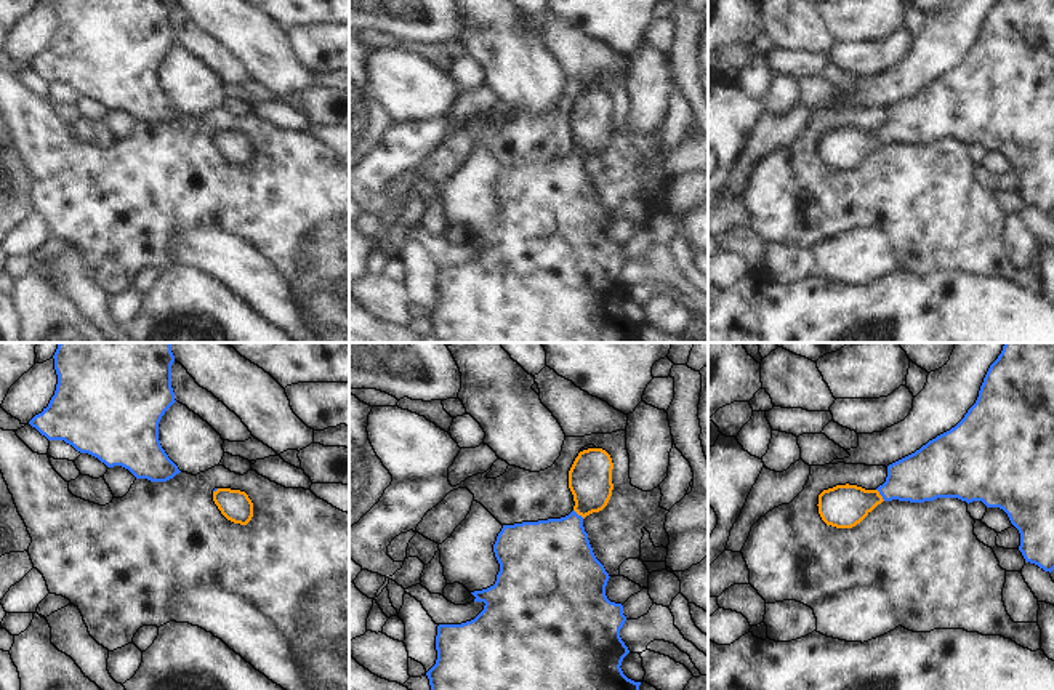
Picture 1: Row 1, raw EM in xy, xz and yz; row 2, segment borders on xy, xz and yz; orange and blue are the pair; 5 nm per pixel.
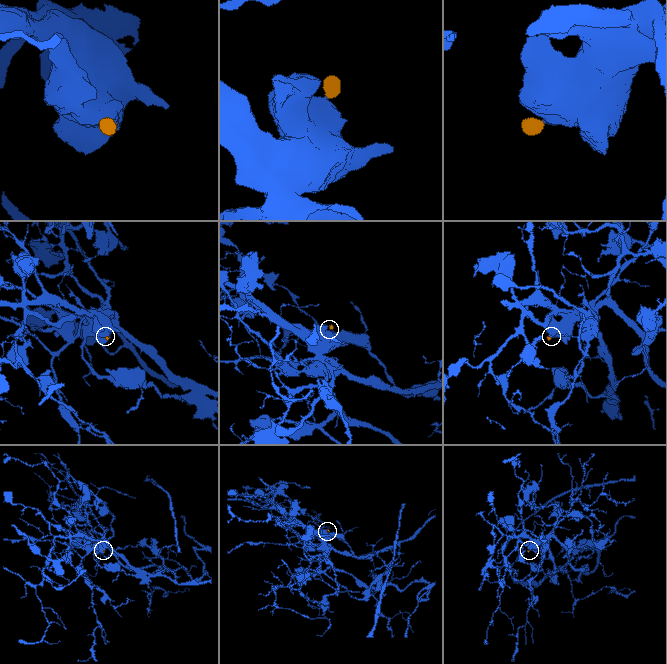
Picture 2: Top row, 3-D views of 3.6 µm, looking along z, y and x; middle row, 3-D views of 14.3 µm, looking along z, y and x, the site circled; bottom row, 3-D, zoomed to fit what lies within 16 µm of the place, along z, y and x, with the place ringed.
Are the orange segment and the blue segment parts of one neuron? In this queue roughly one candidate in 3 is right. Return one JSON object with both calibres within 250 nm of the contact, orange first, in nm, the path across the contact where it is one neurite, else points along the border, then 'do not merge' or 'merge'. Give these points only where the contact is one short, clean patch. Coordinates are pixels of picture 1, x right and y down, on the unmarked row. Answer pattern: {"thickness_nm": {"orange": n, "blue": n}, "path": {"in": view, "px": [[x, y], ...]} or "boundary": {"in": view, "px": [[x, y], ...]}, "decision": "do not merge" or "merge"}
{"thickness_nm": {"orange": 220, "blue": 260}, "path": {"in": "yz", "px": [[843, 148], [880, 136], [909, 120], [923, 117]]}, "decision": "merge"}

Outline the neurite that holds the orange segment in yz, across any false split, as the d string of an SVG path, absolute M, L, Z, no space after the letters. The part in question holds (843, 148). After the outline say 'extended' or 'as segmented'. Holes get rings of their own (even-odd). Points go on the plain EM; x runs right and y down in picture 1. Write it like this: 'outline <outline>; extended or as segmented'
outline M996 0L980 27L976 45L950 72L929 82L915 94L887 107L887 118L876 131L857 126L836 126L819 136L819 155L827 166L852 170L883 142L924 144L937 139L958 139L968 146L982 142L1003 150L1020 175L1025 203L1044 213L1054 211L1054 0Z; extended

